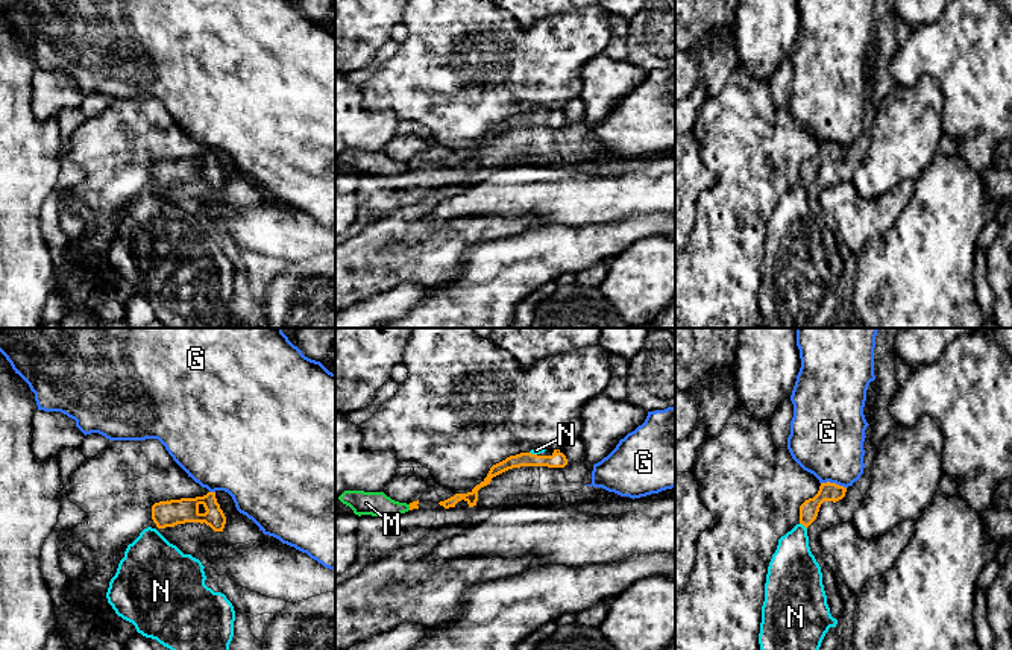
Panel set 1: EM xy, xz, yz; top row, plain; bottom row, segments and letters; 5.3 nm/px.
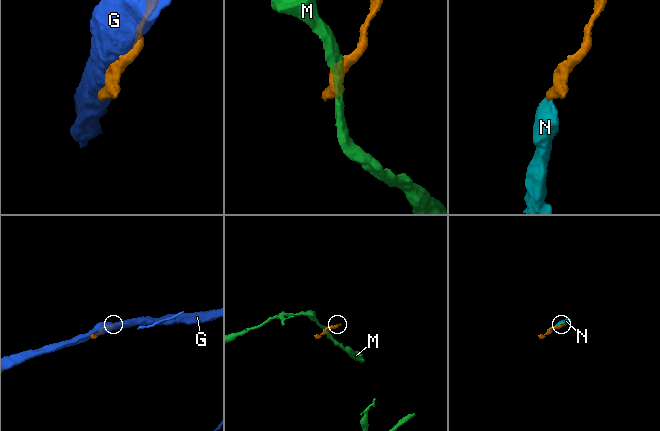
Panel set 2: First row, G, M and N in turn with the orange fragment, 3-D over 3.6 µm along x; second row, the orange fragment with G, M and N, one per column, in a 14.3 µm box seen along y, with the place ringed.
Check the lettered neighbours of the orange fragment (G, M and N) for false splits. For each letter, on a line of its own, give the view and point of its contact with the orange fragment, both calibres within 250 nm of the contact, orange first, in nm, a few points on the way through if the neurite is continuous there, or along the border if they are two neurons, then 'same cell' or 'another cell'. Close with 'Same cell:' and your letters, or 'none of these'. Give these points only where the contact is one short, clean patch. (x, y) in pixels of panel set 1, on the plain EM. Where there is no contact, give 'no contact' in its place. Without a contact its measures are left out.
G: yz (833, 143) | 100/380 nm | another cell
M: xz (410, 167) | 40/130 nm | another cell
N: yz (803, 184) | 100/260 nm | across yz (809, 169), (803, 184), (792, 208), (792, 230) | same cell
Same cell: N

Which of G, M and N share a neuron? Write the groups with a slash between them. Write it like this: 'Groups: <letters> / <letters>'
Groups: G / M / N

